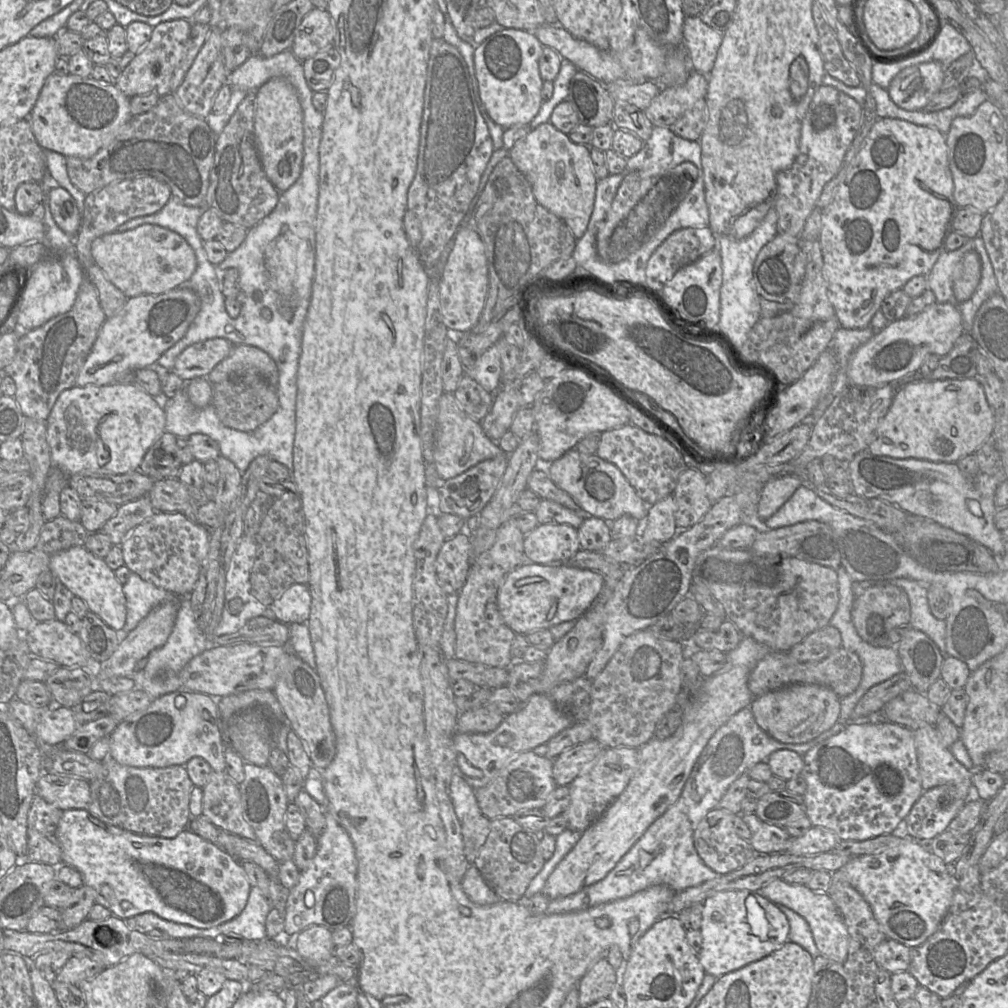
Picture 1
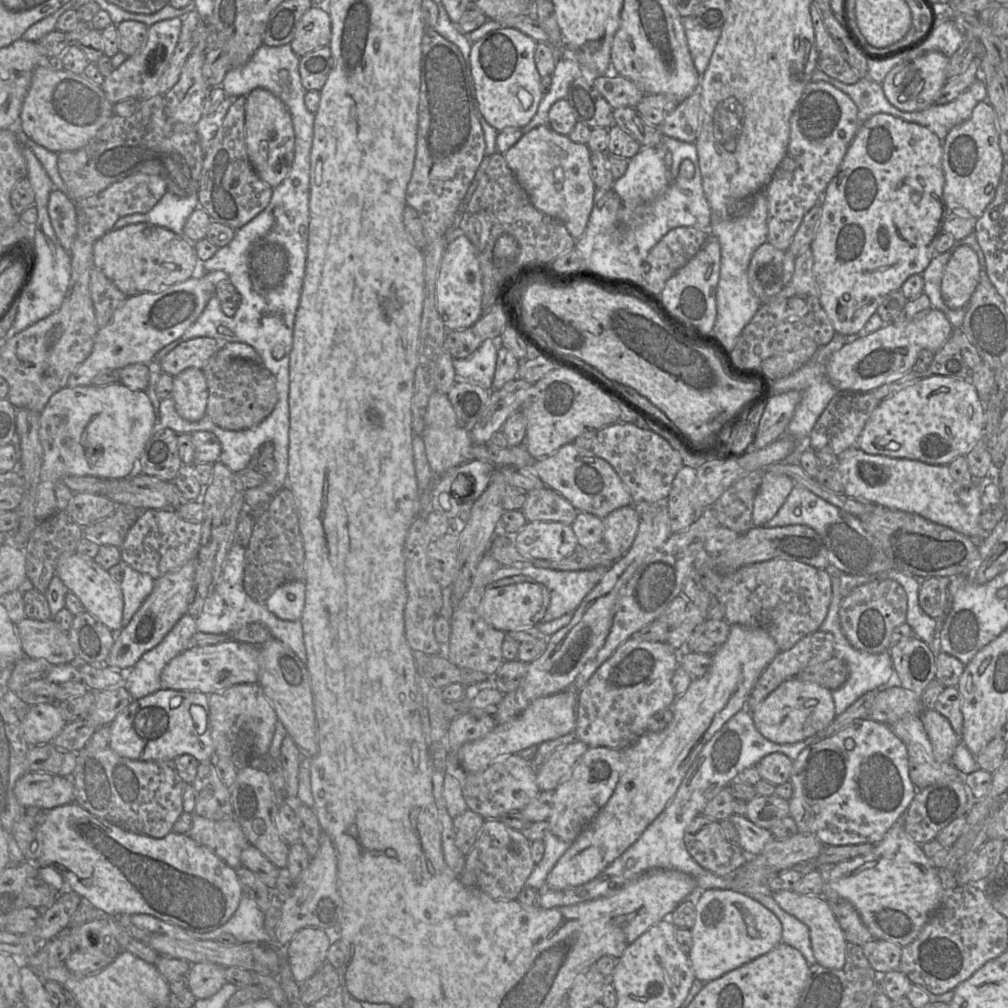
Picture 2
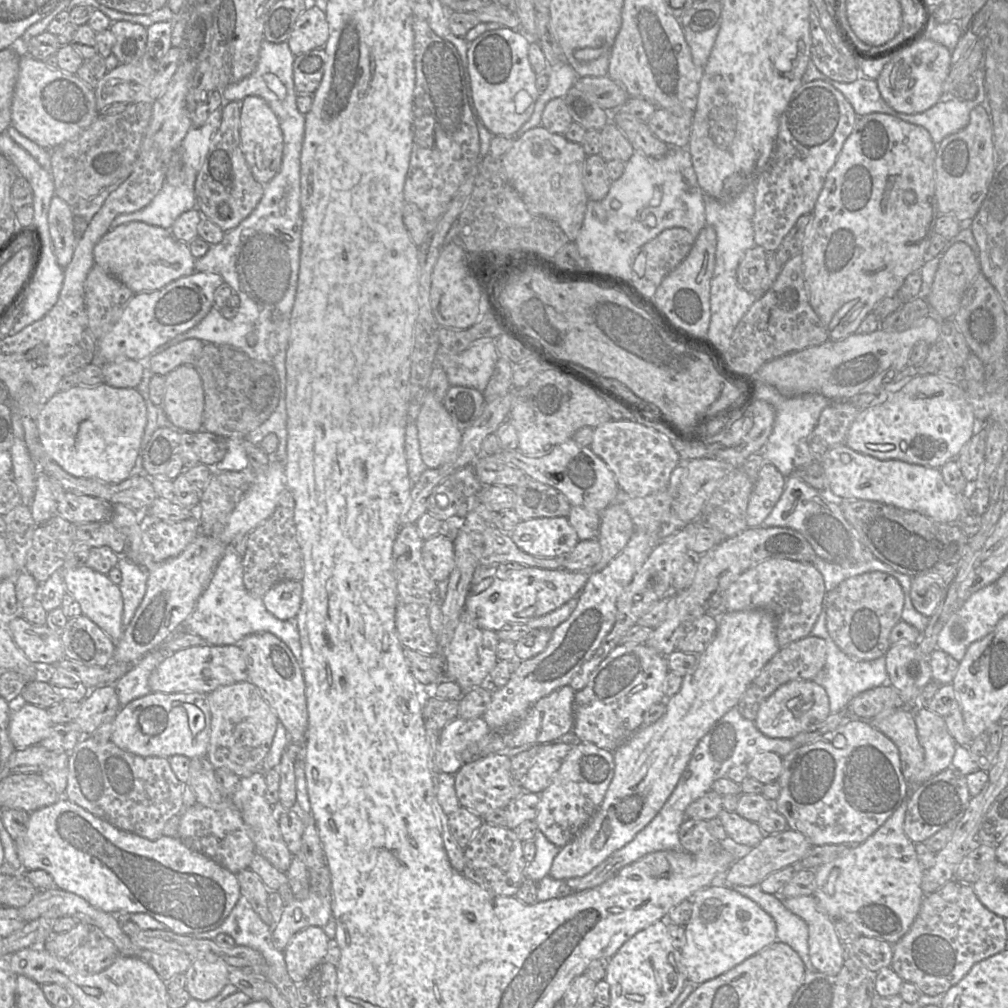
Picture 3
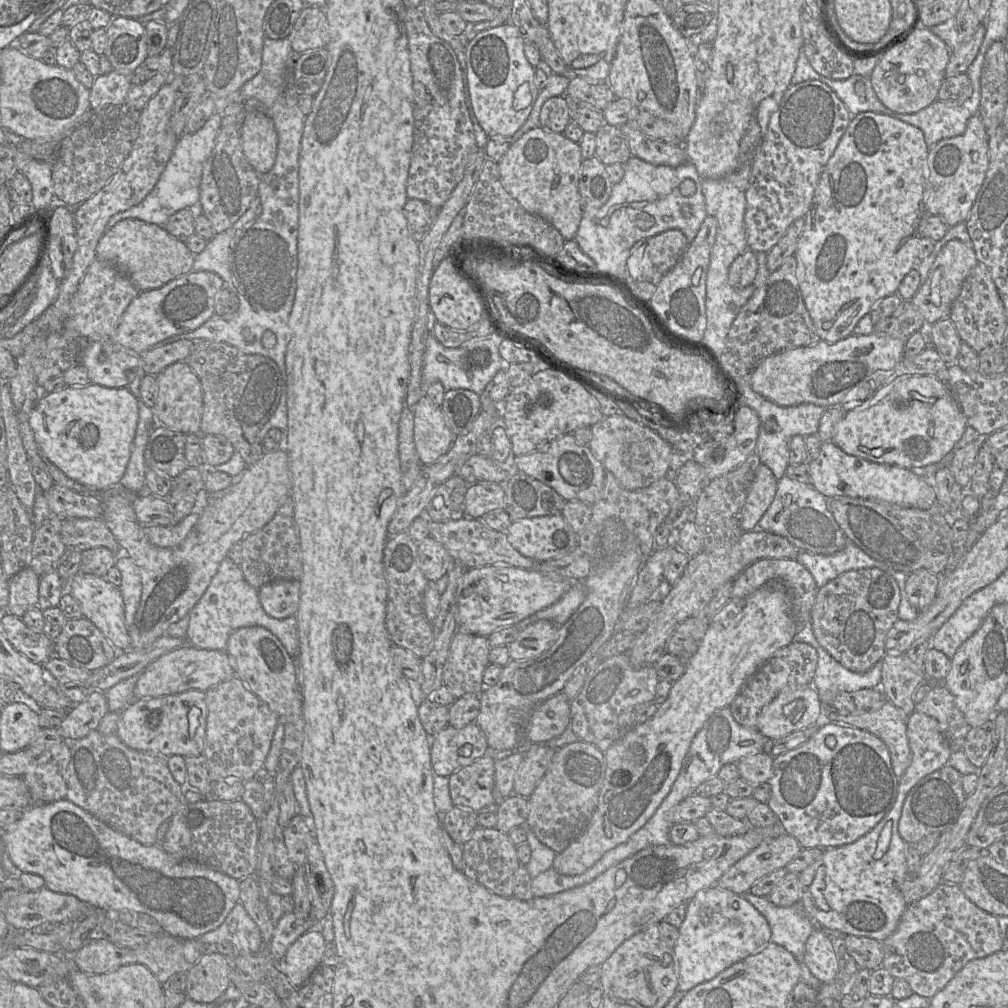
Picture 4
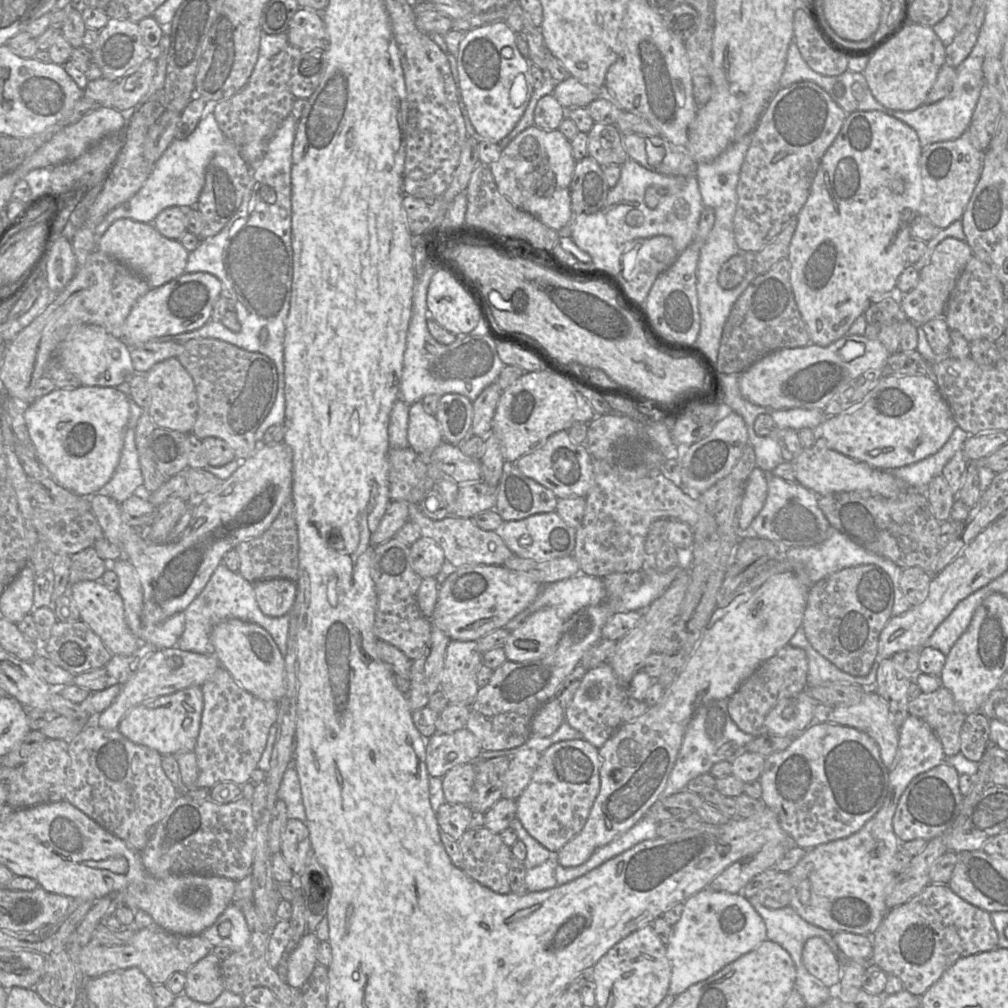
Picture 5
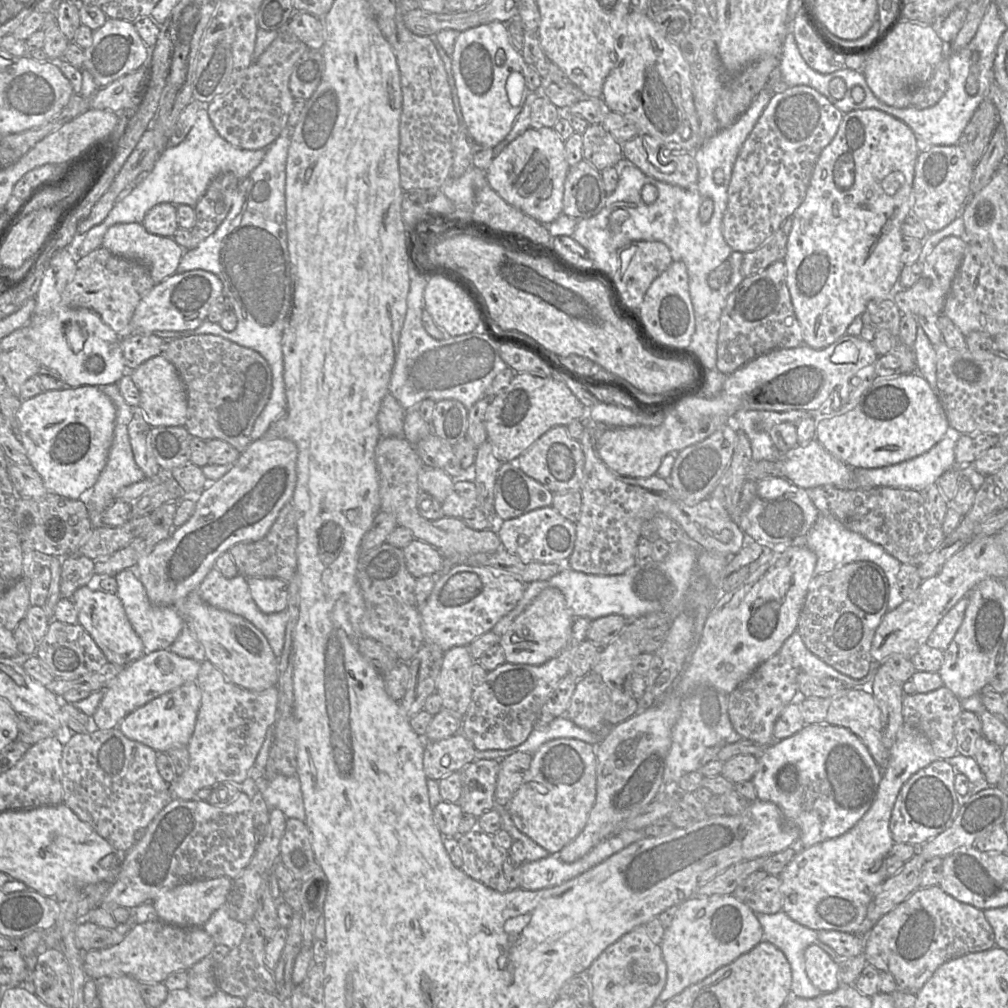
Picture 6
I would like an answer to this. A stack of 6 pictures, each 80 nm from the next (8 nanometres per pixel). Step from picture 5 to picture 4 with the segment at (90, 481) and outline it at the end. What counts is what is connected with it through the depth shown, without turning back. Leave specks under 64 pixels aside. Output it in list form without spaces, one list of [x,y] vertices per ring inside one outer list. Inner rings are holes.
[[[90,383],[42,394],[28,417],[44,455],[69,478],[93,490],[106,490],[122,479],[138,424],[138,401],[126,388]]]

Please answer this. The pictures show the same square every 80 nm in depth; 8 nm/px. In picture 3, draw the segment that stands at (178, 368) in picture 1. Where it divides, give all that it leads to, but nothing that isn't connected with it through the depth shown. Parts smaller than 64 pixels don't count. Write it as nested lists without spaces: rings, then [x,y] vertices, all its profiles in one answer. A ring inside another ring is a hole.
[[[189,338],[166,350],[153,353],[149,357],[149,366],[154,374],[166,375],[180,365],[194,366],[202,352],[204,343],[197,338]]]

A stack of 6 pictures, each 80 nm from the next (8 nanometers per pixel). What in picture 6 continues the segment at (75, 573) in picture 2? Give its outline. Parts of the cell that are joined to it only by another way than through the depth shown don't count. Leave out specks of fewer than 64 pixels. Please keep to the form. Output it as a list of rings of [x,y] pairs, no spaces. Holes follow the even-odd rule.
[[[95,575],[88,585],[77,589],[72,596],[78,613],[78,624],[90,634],[108,662],[127,666],[141,658],[145,654],[145,649],[142,640],[131,626],[118,595],[95,586],[95,581],[99,579],[100,577]]]

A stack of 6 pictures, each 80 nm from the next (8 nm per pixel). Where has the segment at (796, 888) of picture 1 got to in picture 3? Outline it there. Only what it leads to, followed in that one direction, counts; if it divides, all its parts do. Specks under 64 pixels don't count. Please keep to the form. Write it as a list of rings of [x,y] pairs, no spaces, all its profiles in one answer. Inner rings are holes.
[[[813,895],[781,898],[782,904],[792,913],[803,919],[809,929],[809,956],[815,971],[836,975],[843,965],[842,941],[835,930],[834,920],[824,911]]]

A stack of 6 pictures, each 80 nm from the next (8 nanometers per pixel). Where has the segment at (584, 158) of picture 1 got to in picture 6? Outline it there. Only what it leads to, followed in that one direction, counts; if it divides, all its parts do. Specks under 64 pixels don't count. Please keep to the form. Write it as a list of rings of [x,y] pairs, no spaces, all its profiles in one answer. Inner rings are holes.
[[[530,127],[494,157],[486,179],[507,203],[538,222],[549,224],[563,213],[564,182],[569,170],[565,141],[554,127]]]

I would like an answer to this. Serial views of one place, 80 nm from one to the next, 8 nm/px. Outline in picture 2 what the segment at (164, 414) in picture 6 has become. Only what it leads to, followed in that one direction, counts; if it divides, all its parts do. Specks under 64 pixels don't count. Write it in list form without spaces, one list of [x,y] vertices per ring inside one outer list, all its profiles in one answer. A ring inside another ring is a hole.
[[[187,368],[173,377],[171,397],[183,419],[197,422],[206,415],[208,387],[203,371]]]

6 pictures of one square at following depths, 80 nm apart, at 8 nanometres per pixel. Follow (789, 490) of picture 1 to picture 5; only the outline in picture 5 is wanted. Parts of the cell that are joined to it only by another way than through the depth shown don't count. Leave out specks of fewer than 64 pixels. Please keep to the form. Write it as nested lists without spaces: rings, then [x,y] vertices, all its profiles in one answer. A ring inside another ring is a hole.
[[[758,467],[751,472],[742,499],[739,528],[746,530],[764,506],[767,497],[767,473]]]

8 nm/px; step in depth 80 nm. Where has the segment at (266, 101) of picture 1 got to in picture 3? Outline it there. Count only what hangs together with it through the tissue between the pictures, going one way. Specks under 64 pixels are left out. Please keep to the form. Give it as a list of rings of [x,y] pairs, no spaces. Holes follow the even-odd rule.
[[[247,96],[241,101],[240,137],[241,150],[253,177],[261,184],[268,183],[280,171],[284,142],[279,121],[262,98]]]

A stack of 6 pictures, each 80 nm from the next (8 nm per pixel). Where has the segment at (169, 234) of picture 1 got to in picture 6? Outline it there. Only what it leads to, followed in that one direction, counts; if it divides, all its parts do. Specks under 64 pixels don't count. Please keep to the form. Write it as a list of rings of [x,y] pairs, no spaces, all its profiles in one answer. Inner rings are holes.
[[[119,223],[111,226],[105,233],[102,246],[111,253],[145,264],[155,284],[177,272],[177,267],[185,250],[173,237],[163,237],[149,233],[141,223]]]

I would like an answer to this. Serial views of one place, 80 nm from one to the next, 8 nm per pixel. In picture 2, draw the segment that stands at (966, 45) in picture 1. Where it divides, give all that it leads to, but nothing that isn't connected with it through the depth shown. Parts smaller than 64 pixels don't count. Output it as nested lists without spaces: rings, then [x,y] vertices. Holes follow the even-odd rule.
[[[938,16],[934,27],[924,38],[923,45],[919,50],[938,51],[950,58],[960,47],[963,41],[963,34],[959,26],[951,16]]]

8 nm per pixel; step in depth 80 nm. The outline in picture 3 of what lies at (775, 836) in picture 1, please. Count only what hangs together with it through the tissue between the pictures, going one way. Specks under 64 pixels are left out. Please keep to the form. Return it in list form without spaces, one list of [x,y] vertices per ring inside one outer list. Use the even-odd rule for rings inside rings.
[[[722,810],[717,819],[723,825],[727,836],[737,844],[756,847],[764,837],[764,832],[756,822],[747,820],[736,812]]]

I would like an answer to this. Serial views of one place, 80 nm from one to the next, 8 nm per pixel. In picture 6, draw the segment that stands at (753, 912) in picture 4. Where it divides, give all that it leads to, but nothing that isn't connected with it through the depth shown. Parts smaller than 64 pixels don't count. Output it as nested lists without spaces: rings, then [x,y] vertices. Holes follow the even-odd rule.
[[[733,894],[693,896],[681,903],[660,944],[667,965],[666,984],[655,1003],[666,1003],[685,988],[730,964],[763,940],[755,913]]]

